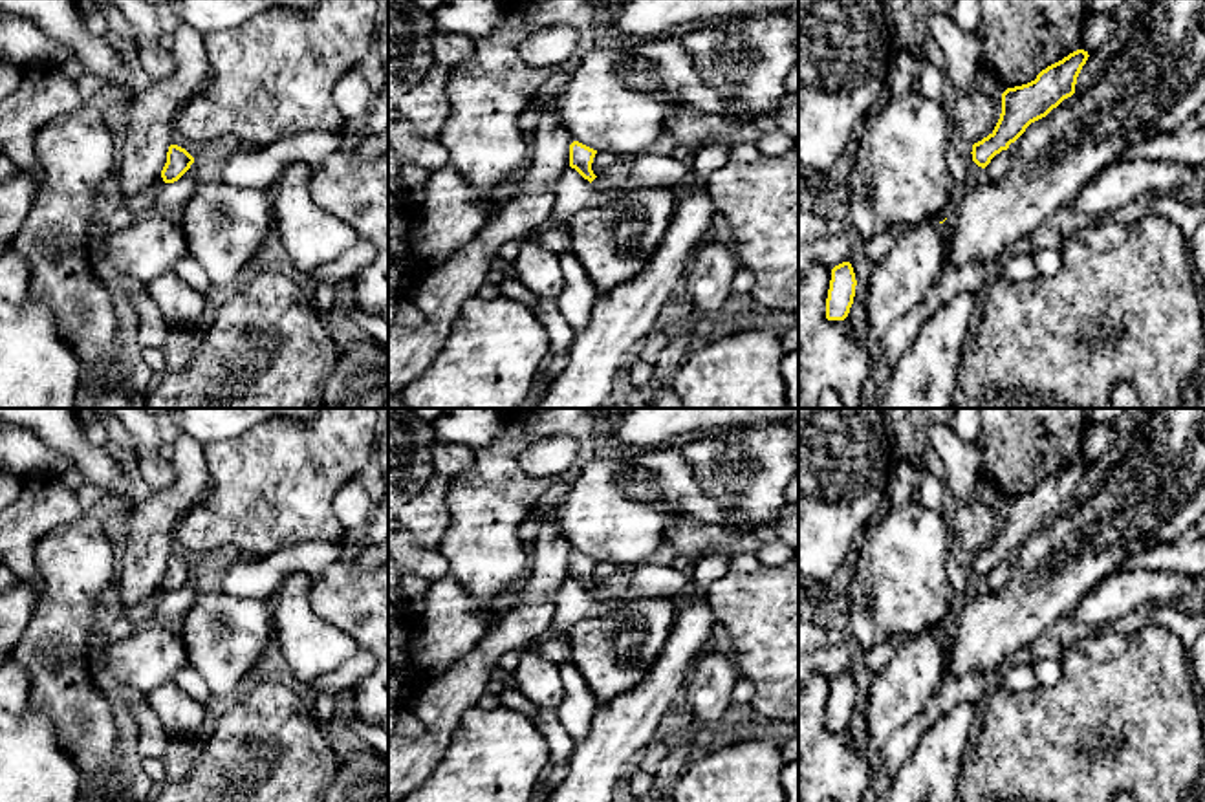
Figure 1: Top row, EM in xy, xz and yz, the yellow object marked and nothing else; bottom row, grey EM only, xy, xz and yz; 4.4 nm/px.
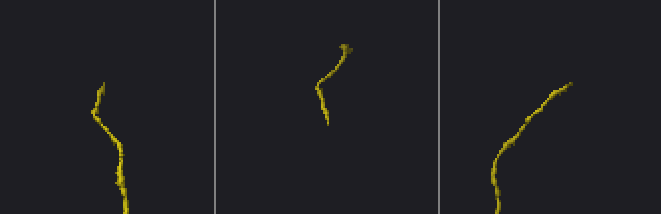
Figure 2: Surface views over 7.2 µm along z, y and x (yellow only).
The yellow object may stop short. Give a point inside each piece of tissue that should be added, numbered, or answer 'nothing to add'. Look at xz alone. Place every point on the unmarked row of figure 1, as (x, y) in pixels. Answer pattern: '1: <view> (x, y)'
nothing to add

